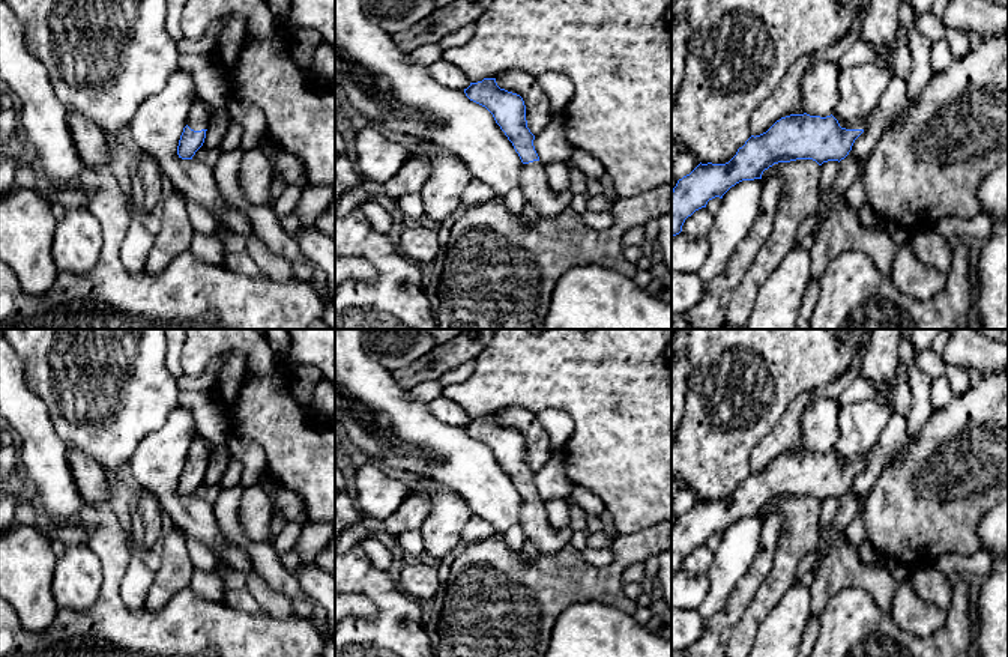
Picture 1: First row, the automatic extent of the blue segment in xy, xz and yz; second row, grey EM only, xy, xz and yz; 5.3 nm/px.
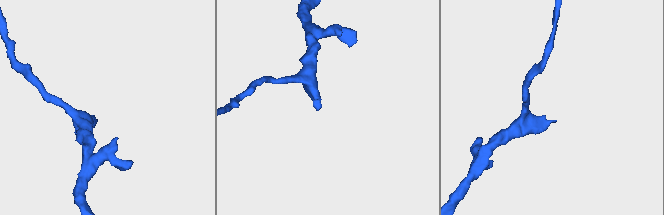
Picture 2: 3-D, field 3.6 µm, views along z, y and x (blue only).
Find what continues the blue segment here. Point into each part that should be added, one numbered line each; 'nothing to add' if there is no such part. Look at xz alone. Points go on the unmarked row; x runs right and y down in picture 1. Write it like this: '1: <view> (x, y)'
1: xz (547, 538)

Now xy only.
1: xy (197, 456)

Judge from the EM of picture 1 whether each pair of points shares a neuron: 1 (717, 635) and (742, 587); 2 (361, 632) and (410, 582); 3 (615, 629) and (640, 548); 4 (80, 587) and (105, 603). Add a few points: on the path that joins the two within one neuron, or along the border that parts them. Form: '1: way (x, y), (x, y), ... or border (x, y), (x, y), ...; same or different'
1: way (721, 623), (733, 611), (739, 599); same
2: border (397, 584), (419, 602); different
3: border (588, 599), (616, 606), (630, 615); different
4: border (102, 564), (99, 596), (84, 609), (65, 609); different

